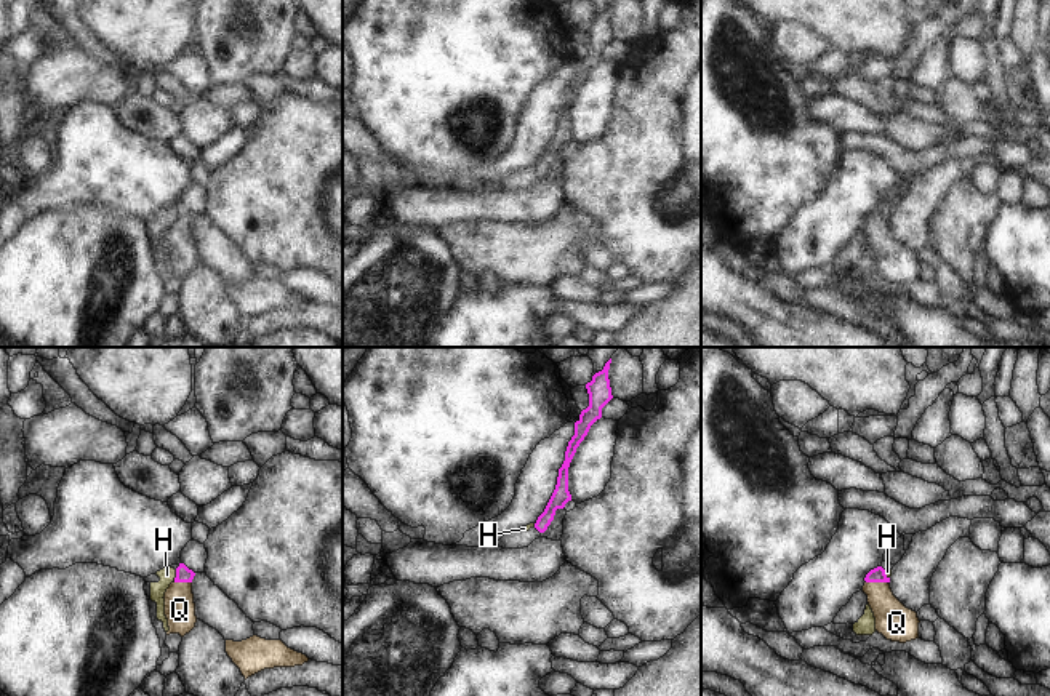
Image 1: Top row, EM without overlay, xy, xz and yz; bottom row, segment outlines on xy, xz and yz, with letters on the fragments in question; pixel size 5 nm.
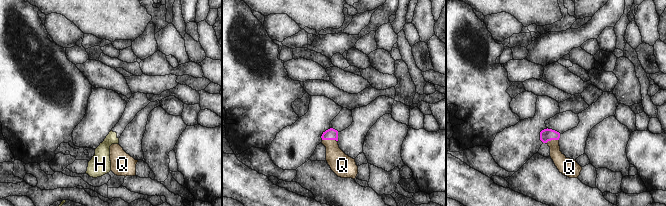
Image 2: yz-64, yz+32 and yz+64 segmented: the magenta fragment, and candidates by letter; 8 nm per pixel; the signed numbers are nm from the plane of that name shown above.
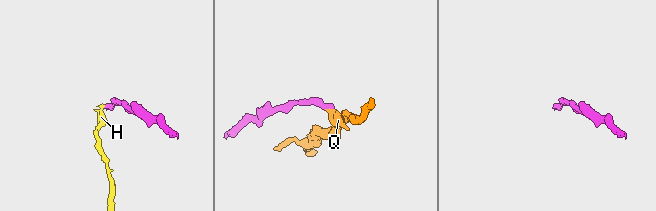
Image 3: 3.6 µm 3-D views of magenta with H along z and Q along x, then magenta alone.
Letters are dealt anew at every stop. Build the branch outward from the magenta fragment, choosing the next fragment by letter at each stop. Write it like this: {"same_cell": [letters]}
{"same_cell": ["Q"]}

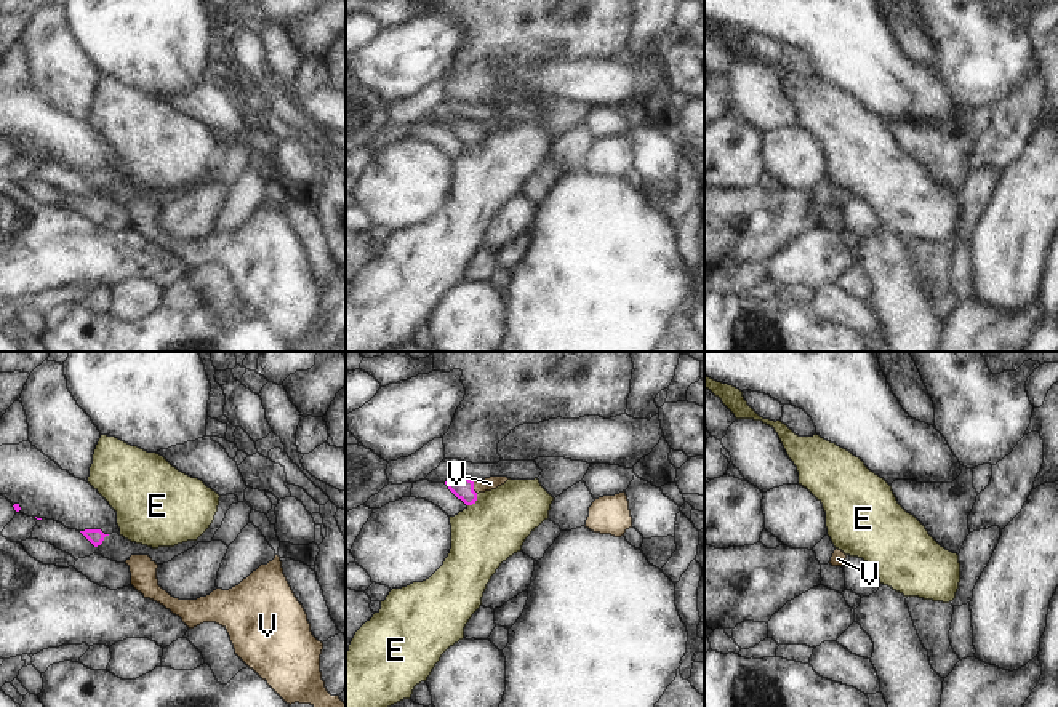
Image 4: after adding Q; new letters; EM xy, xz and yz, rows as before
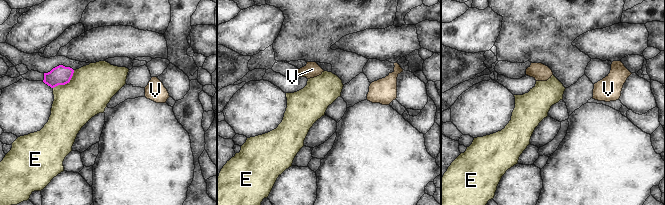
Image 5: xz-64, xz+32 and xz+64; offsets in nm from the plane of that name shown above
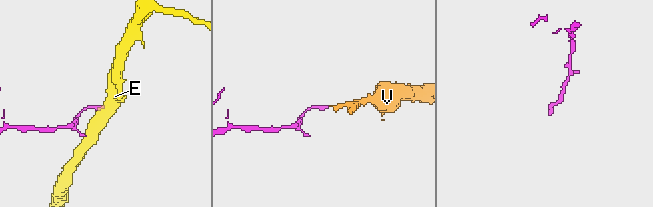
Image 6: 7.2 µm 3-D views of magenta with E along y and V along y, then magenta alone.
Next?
{"same_cell": ["V"]}

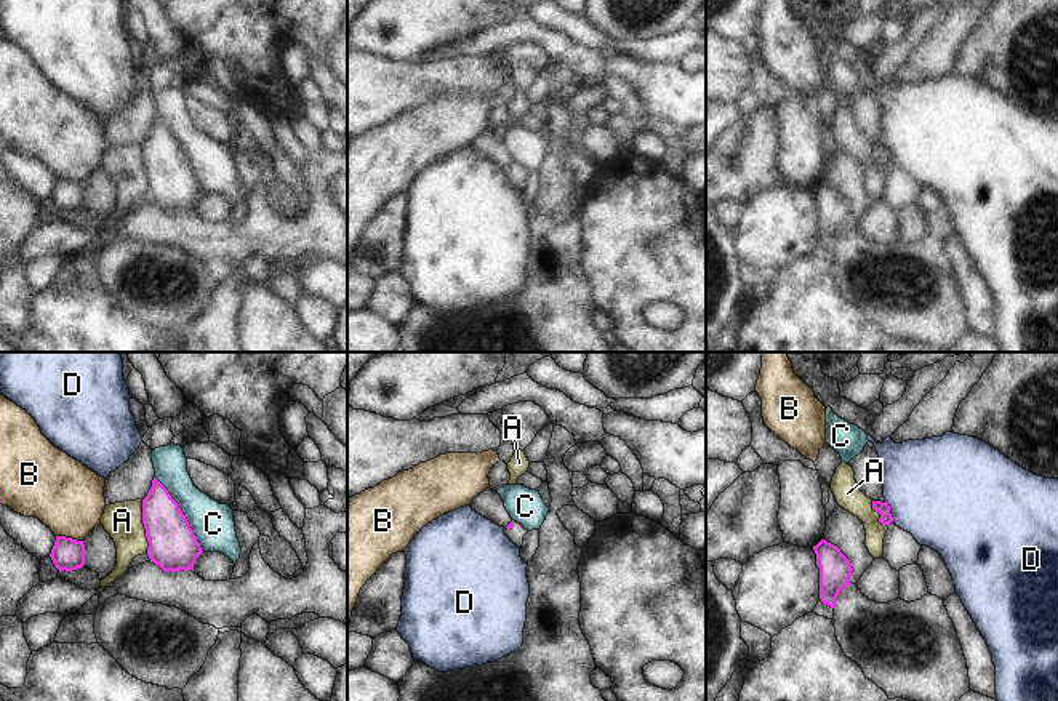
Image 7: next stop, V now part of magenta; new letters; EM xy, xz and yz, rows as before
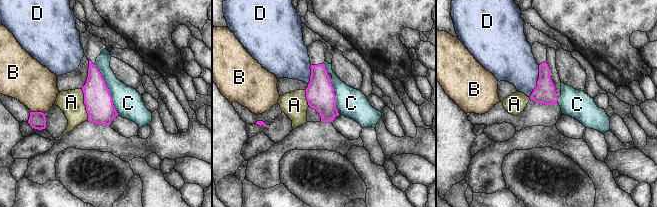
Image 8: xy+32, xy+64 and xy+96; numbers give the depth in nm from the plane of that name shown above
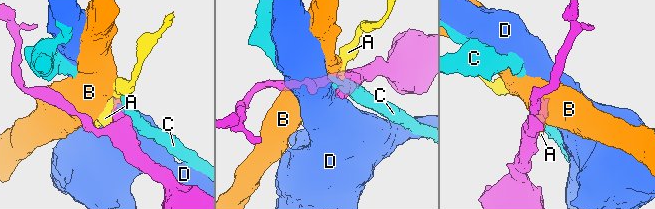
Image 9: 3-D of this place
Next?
{"same_cell": []}

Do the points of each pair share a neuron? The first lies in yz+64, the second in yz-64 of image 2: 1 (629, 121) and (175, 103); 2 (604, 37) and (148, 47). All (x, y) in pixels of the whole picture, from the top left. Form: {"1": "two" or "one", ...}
{"1": "one", "2": "two"}

